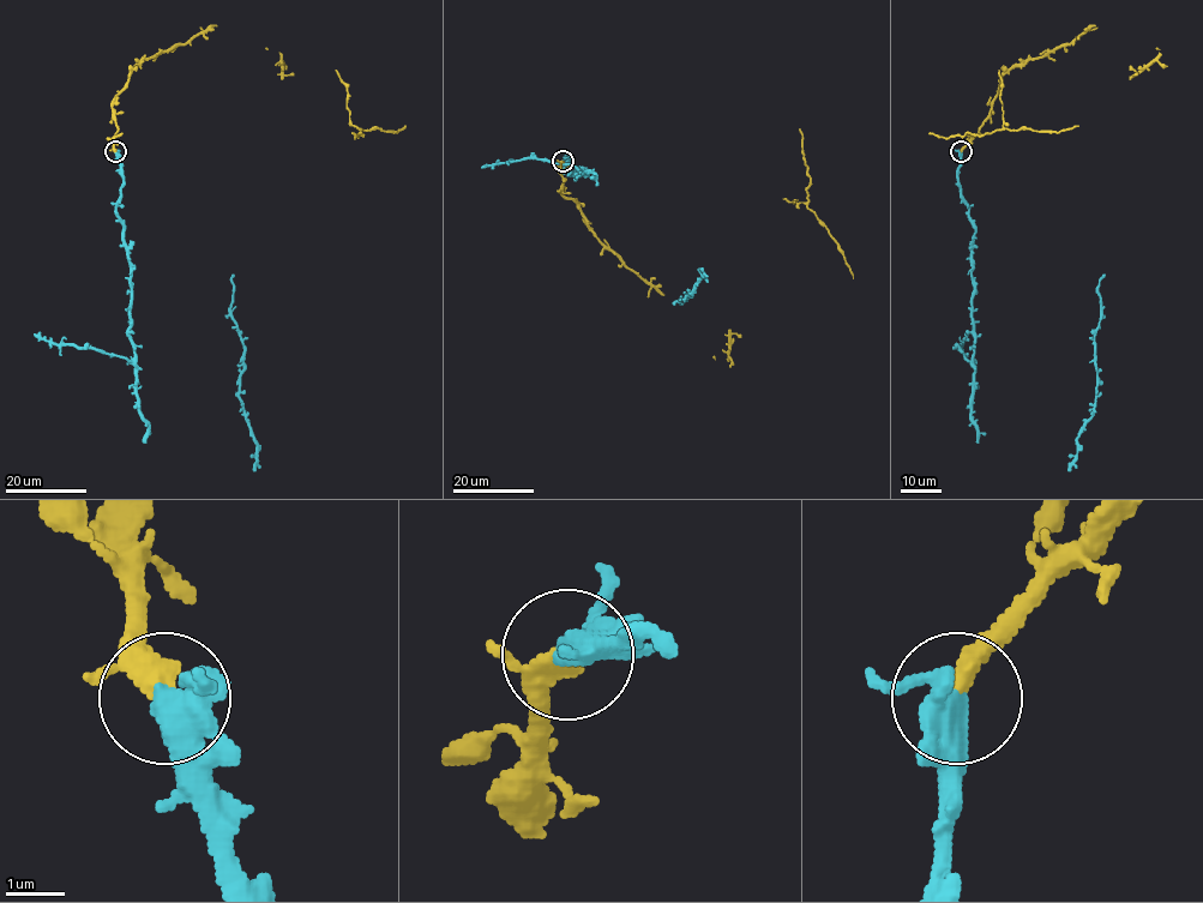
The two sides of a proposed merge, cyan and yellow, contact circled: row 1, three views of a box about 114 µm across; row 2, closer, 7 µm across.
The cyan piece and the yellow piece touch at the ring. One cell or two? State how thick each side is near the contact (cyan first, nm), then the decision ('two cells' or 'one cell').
calibres 460 and 300 nm; two cells

